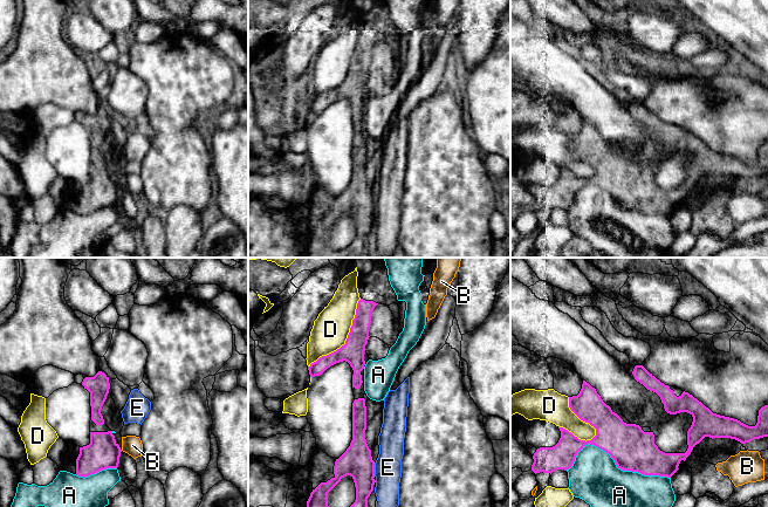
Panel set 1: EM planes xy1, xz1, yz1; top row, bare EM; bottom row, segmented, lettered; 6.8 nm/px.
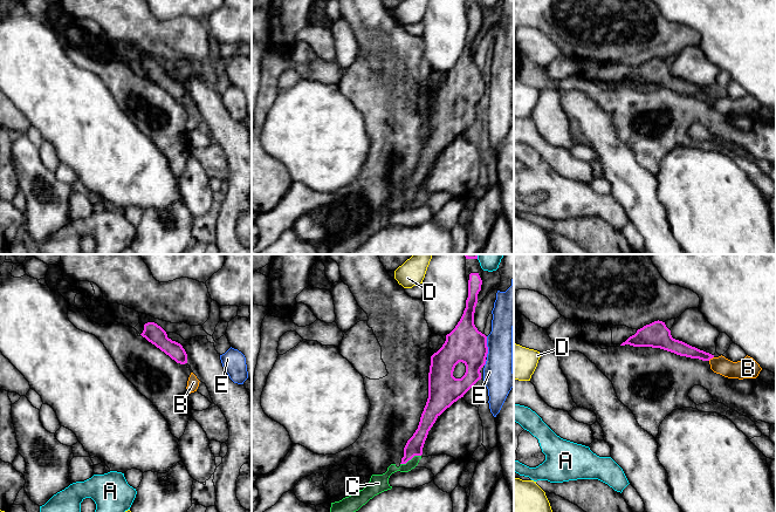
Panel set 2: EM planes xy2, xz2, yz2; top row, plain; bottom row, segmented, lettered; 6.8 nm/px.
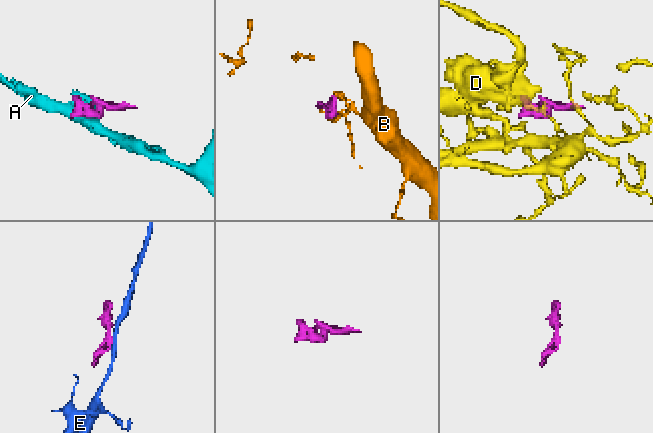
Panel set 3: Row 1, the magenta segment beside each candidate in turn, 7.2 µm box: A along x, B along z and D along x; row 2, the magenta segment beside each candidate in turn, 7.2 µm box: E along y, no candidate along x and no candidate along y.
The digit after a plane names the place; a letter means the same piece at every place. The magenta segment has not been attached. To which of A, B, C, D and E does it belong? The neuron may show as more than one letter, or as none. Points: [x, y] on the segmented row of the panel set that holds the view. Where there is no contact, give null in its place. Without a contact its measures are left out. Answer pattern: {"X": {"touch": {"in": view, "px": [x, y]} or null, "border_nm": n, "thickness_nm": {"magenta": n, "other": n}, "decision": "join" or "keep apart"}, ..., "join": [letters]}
{"A": {"touch": {"in": "yz1", "px": [615, 461]}, "border_nm": 700, "thickness_nm": {"magenta": 280, "other": 340}, "decision": "keep apart"}, "B": {"touch": {"in": "yz2", "px": [711, 357]}, "border_nm": 50, "thickness_nm": {"magenta": 100, "other": 130}, "decision": "keep apart"}, "C": {"touch": {"in": "xz2", "px": [410, 459]}, "border_nm": 160, "thickness_nm": {"magenta": 120, "other": 100}, "decision": "join"}, "D": {"touch": {"in": "xz1", "px": [347, 340]}, "border_nm": 600, "thickness_nm": {"magenta": 160, "other": 240}, "decision": "keep apart"}, "E": {"touch": {"in": "xz2", "px": [487, 347]}, "border_nm": 140, "thickness_nm": {"magenta": 260, "other": 200}, "decision": "keep apart"}, "join": ["C"]}

